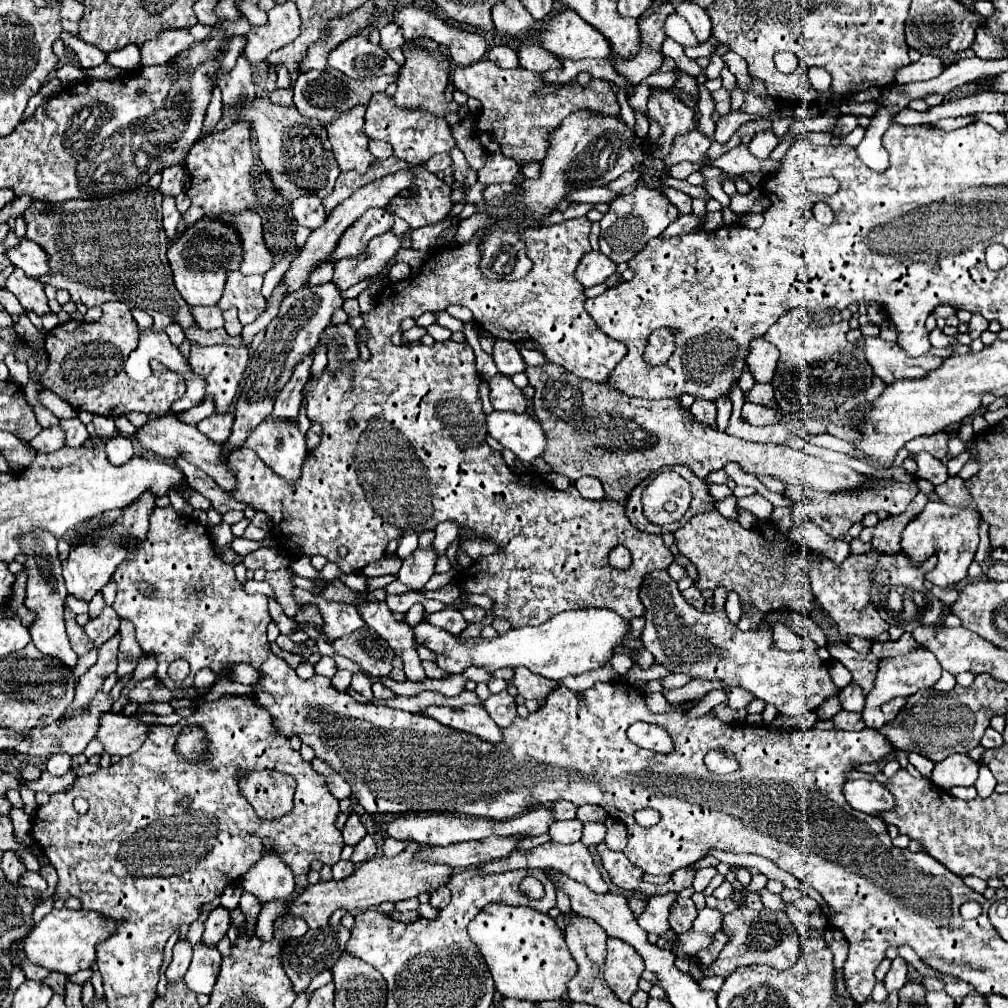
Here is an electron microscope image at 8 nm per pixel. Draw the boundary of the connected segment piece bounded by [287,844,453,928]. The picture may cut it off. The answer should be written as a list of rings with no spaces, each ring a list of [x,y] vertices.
[[[409,844],[399,856],[387,858],[379,856],[373,858],[365,864],[361,864],[349,878],[345,880],[329,880],[329,882],[317,882],[315,886],[307,886],[307,890],[291,904],[289,916],[301,916],[309,928],[321,928],[329,922],[331,914],[337,908],[347,908],[349,912],[353,910],[367,910],[371,906],[379,906],[381,902],[399,902],[407,900],[419,894],[433,894],[437,888],[447,886],[451,880],[453,868],[447,864],[433,864],[433,862],[423,862],[417,860],[417,848],[419,844]]]

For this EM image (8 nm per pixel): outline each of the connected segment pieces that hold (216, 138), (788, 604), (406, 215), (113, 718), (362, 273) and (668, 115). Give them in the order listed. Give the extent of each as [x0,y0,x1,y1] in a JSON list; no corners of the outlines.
[[187,122,257,216],[675,510,817,618],[387,166,453,230],[97,714,153,756],[333,230,401,290],[649,88,695,158]]

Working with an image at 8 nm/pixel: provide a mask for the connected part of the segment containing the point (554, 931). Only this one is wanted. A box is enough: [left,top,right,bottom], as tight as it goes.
[469,904,577,1002]

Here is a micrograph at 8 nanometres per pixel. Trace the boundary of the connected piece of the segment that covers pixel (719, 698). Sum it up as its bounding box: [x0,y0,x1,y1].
[688,689,727,718]

